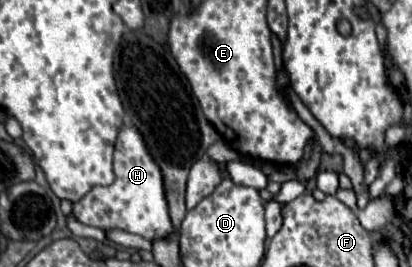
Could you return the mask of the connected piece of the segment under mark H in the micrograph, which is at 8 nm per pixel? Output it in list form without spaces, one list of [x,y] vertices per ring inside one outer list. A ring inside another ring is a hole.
[[[123,125],[123,129],[119,131],[113,155],[113,169],[115,181],[107,187],[93,187],[81,201],[73,203],[73,215],[85,225],[93,225],[103,231],[123,229],[149,241],[173,235],[175,227],[169,217],[163,173],[159,171],[155,159],[151,159],[147,143],[143,135],[139,135],[137,127]]]

